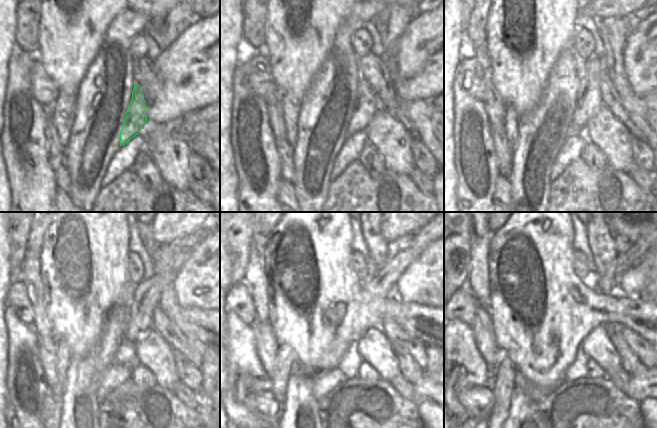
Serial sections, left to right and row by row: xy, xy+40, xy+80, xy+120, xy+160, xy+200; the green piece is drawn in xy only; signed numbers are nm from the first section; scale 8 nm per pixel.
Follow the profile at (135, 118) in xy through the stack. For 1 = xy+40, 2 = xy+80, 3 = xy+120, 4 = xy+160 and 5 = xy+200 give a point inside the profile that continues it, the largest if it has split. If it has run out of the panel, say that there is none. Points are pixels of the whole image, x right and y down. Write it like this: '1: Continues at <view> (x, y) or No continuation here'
1: Continues at xy+40 (366, 104)
2: Continues at xy+80 (589, 100)
3: Continues at xy+120 (147, 293)
4: Continues at xy+160 (388, 274)
5: Continues at xy+200 (624, 262).

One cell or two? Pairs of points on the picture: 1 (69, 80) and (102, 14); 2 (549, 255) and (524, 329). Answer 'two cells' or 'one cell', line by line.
1: one cell
2: one cell

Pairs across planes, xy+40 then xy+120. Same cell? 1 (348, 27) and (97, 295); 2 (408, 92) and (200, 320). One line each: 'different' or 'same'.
1: different
2: different

